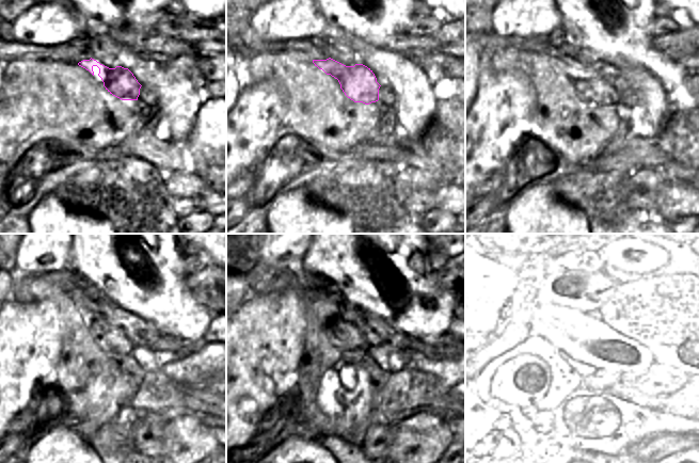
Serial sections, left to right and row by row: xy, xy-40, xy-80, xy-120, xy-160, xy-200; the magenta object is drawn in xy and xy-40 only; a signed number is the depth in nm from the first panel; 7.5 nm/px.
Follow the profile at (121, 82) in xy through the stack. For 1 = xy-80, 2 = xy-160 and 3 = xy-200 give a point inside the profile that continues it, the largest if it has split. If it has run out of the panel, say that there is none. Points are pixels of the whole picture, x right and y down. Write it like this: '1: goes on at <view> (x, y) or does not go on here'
1: goes on at xy-80 (590, 86)
2: goes on at xy-160 (344, 336)
3: goes on at xy-200 (580, 338)

